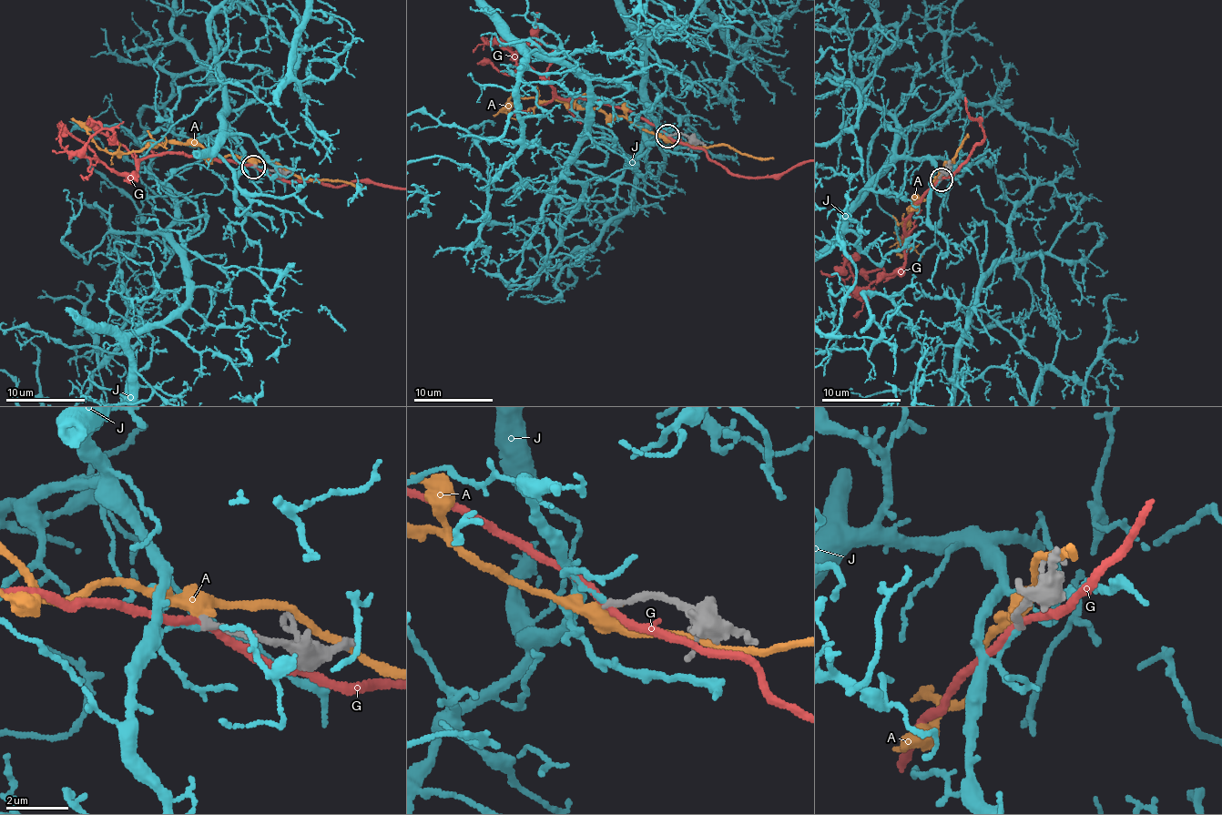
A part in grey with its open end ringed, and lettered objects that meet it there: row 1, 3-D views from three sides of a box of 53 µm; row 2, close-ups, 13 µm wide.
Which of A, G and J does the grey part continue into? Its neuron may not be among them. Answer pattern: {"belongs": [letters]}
{"belongs": []}

